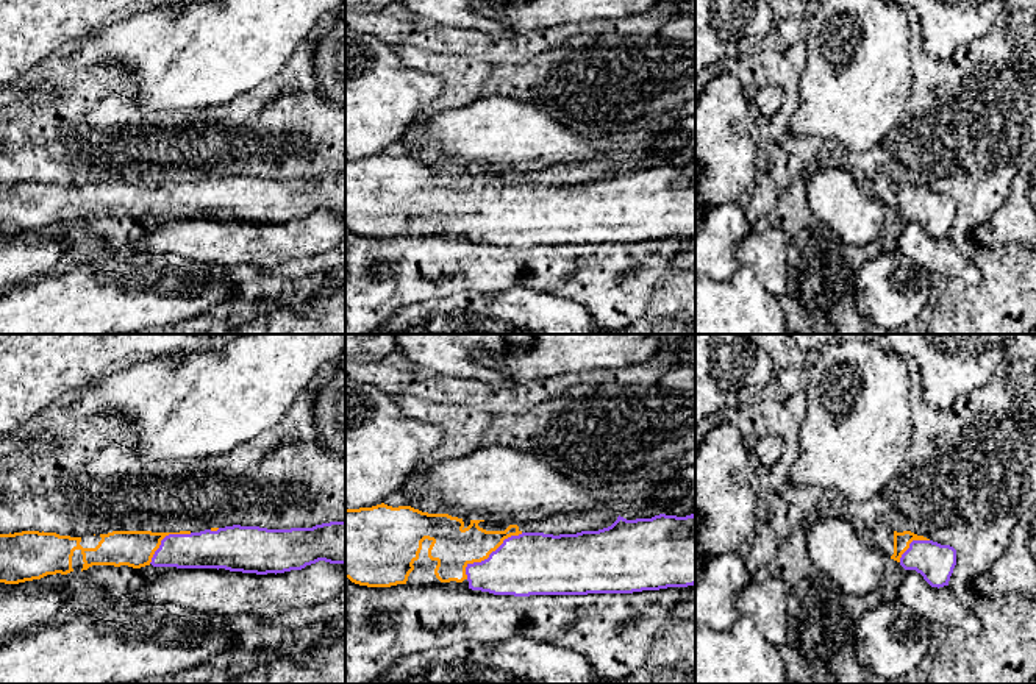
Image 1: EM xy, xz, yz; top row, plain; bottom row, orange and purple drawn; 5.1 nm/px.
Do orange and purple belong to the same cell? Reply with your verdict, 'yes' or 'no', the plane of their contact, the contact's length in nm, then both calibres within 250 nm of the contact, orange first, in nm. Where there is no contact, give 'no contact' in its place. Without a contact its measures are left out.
yes; meets orange in xz; contact 380 nm long; 220 nm thick on the orange side, 320 nm on the other

